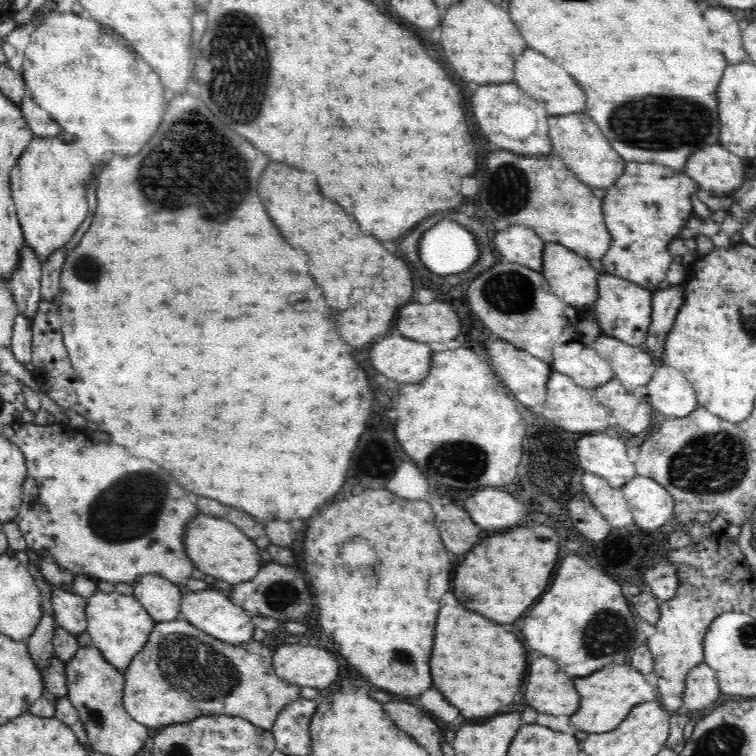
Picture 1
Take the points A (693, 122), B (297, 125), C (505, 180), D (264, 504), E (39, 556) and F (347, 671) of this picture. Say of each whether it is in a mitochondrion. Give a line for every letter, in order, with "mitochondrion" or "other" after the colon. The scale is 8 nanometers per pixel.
A: mitochondrion
B: other
C: mitochondrion
D: other
E: other
F: other

